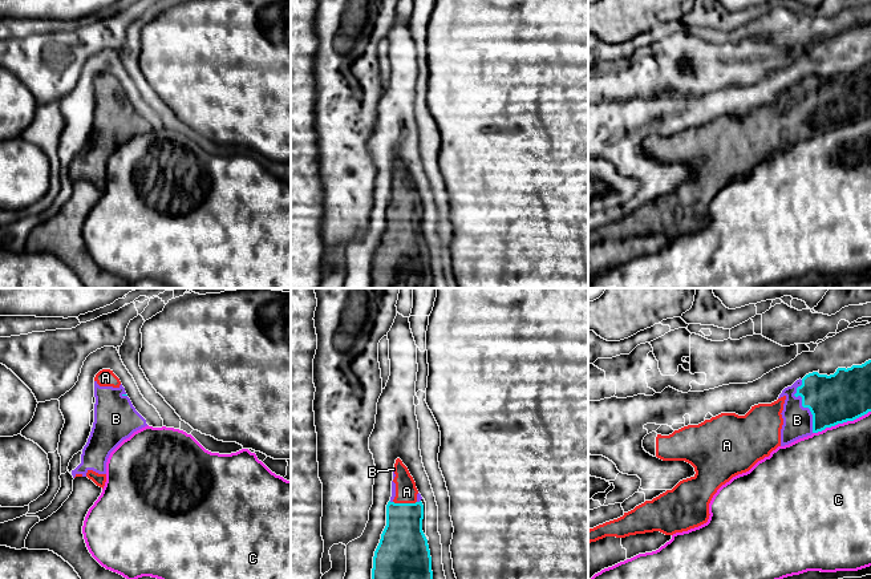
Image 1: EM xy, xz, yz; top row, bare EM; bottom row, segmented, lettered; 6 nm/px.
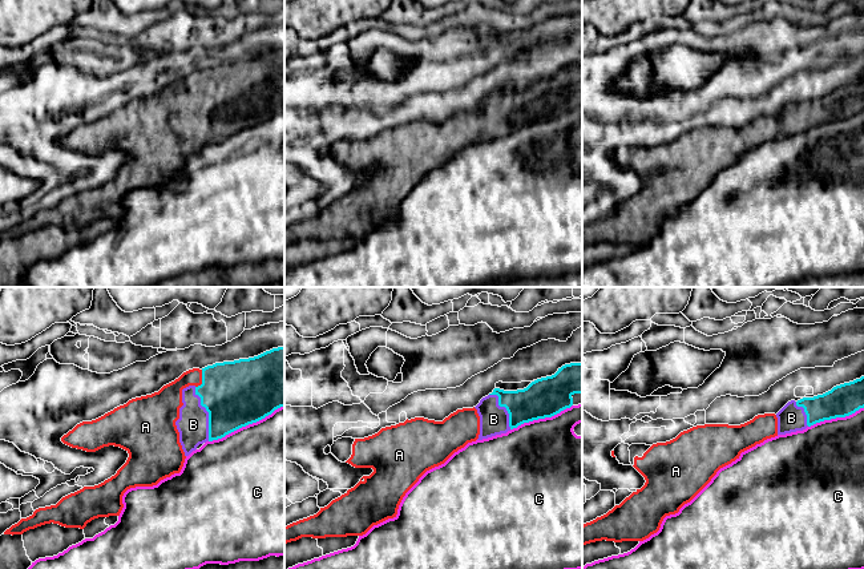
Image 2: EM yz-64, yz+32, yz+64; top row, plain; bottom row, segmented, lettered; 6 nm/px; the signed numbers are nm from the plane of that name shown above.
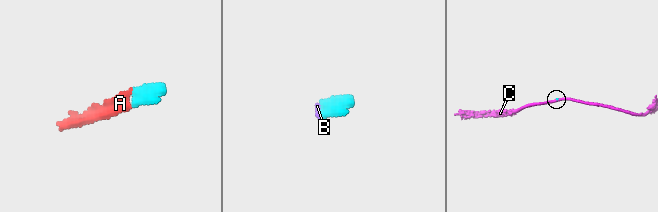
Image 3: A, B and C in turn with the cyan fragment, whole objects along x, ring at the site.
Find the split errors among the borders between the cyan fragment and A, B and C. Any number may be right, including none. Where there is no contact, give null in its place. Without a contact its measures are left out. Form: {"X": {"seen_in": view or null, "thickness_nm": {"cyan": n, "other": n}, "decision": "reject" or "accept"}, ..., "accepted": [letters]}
{"A": {"seen_in": "xz", "thickness_nm": {"cyan": 280, "other": 130}, "decision": "accept"}, "B": {"seen_in": "yz", "thickness_nm": {"cyan": 300, "other": 180}, "decision": "accept"}, "C": {"seen_in": "yz", "thickness_nm": {"cyan": 300, "other": 420}, "decision": "reject"}, "accepted": ["A", "B"]}

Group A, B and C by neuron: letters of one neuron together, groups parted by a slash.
A B / C

